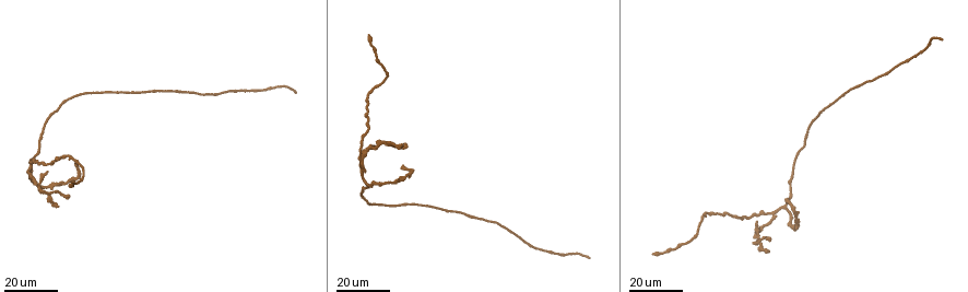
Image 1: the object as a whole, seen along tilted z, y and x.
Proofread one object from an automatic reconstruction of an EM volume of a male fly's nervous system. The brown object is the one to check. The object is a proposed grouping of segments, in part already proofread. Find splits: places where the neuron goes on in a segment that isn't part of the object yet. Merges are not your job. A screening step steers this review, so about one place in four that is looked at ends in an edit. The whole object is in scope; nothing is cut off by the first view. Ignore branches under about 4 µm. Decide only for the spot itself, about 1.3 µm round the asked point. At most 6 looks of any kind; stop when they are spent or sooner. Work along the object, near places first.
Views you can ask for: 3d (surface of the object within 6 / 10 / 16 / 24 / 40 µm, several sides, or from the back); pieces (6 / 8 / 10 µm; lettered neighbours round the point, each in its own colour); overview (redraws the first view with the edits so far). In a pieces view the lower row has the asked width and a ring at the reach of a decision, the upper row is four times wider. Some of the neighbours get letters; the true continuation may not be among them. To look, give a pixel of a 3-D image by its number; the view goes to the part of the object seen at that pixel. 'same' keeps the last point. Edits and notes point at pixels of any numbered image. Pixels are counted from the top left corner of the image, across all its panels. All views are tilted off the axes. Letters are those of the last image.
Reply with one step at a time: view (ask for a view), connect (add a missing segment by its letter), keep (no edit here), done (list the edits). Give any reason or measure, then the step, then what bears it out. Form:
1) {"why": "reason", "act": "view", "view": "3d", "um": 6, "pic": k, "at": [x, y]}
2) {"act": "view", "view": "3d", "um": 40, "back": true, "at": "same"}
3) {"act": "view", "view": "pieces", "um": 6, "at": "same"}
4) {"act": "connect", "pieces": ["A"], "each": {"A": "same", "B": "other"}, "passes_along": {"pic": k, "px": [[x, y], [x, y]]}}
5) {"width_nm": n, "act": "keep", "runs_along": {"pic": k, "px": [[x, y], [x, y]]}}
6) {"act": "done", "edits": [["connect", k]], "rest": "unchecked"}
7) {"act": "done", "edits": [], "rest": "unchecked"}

{"why": "long arm stops here", "act": "view", "view": "3d", "um": 24, "pic": 1, "at": [403, 167]}

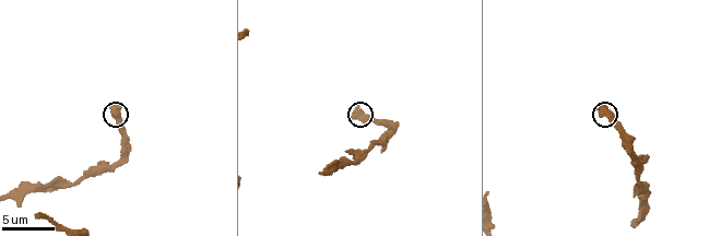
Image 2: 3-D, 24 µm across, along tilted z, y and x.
{"why": "what lies round it", "act": "view", "view": "pieces", "um": 8, "pic": 2, "at": [596, 107]}

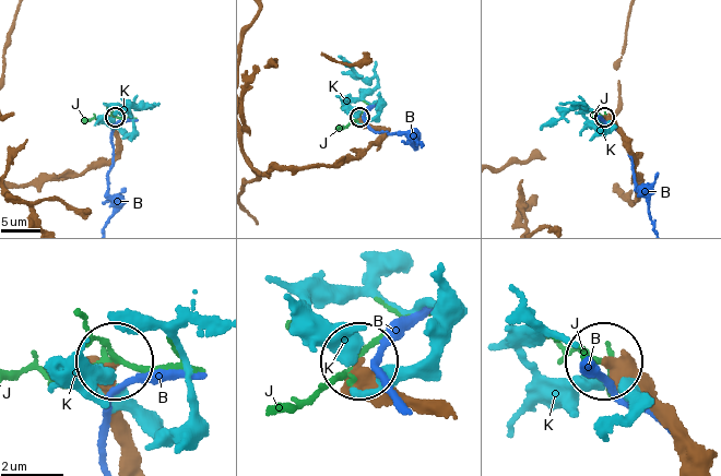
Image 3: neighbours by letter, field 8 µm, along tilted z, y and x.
{"width_nm": 450, "act": "keep", "each": {"B": "other", "J": "other", "K": "other"}, "runs_along": {"pic": 3, "px": [[123, 432], [115, 363]]}, "found": "no lettered segment goes on from it"}

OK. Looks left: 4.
{"why": "free end", "act": "view", "view": "3d", "um": 16, "pic": 1, "at": [367, 35]}

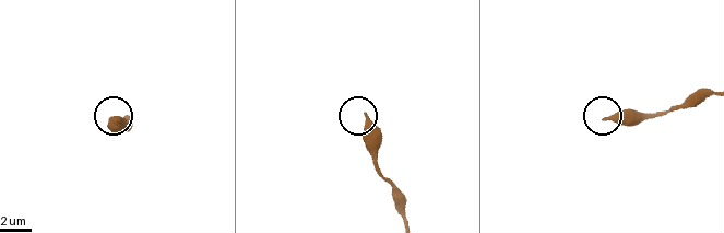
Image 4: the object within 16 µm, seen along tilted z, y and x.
{"why": "see the neighbours", "act": "view", "view": "pieces", "um": 6, "pic": 4, "at": [607, 117]}

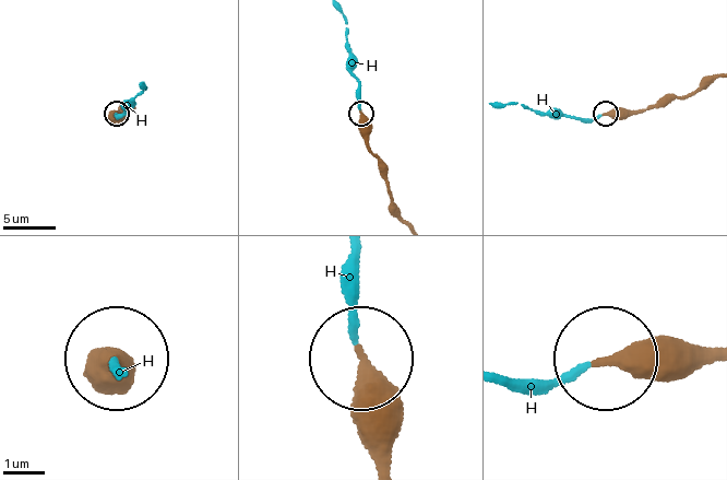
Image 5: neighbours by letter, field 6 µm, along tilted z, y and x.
{"act": "connect", "pieces": ["H"], "each": {"H": "same"}, "passes_along": {"pic": 5, "px": [[367, 140], [346, 21], [341, 10]]}, "found": "it goes on there"}

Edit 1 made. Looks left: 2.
{"act": "done", "edits": [["connect", 5]], "rest": "unchecked"}

